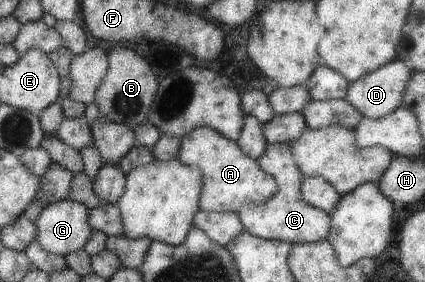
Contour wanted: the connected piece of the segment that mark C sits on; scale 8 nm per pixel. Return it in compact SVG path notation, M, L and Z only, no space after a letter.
M284 143L269 144L268 150L260 156L258 162L270 176L277 180L279 190L274 198L268 199L265 203L242 206L237 215L244 230L266 240L281 240L292 245L326 240L332 228L332 216L303 199L301 188L305 176L298 168L289 145Z

